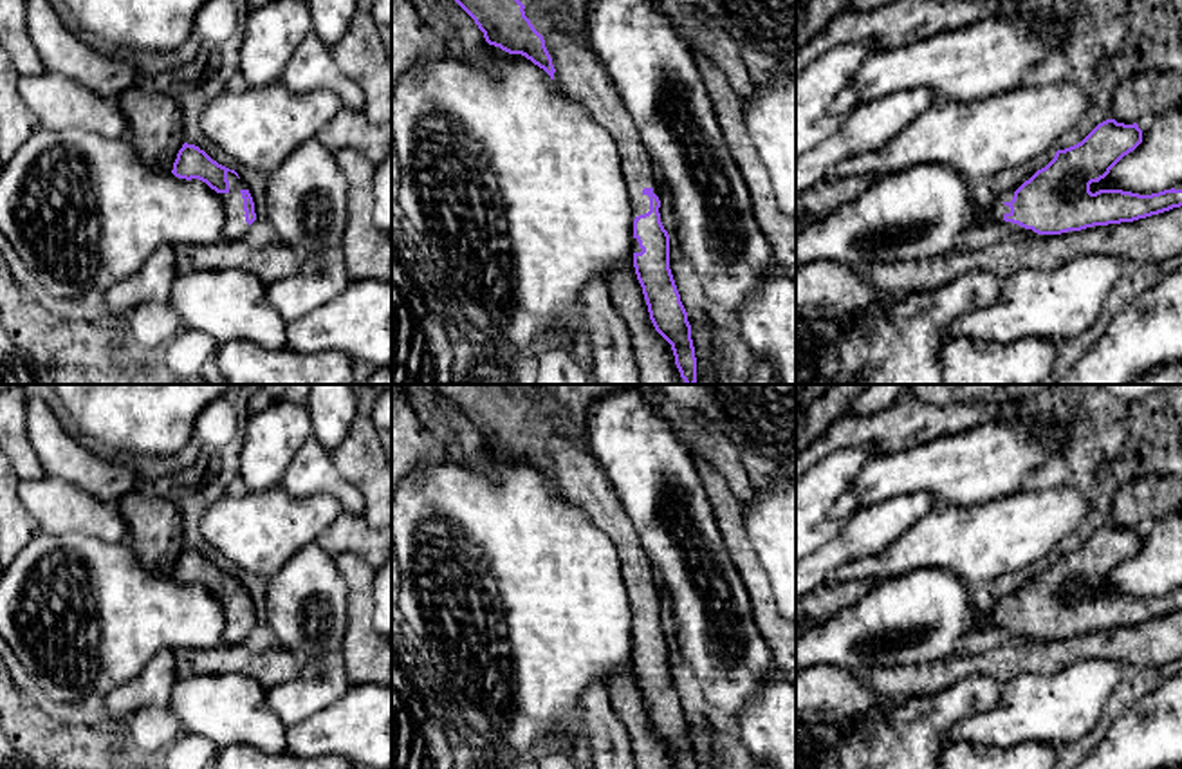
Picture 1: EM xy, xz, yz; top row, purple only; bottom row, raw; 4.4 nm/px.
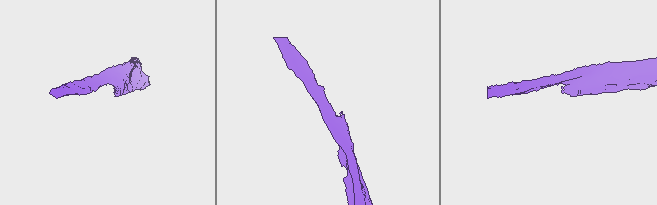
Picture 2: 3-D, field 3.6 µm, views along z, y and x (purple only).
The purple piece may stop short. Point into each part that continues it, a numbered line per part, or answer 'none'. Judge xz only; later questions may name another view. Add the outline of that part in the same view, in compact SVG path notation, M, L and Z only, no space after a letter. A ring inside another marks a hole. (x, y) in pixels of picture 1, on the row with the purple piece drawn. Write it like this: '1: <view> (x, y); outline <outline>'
1: xz (578, 76); outline M520 0L525 5L525 16L531 20L534 29L543 36L545 47L552 58L556 69L554 81L558 90L568 99L579 103L601 128L605 128L621 157L623 179L626 182L626 193L630 197L630 206L635 217L650 211L650 197L642 193L644 188L651 188L657 195L655 186L655 164L650 159L646 146L641 141L637 126L623 105L621 96L615 90L615 85L610 79L610 74L605 63L596 60L594 49L588 45L586 36L581 36L570 29L565 22L561 11L549 0Z

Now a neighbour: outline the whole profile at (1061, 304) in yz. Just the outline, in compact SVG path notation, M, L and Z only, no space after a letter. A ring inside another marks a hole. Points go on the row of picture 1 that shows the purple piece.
M1079 256L1056 271L1020 271L1002 280L996 303L958 316L949 339L1011 345L1025 338L1050 341L1083 334L1130 265L1117 256Z

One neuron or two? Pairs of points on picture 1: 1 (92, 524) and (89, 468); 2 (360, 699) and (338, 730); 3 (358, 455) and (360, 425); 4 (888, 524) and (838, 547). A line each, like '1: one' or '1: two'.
1: two
2: one
3: one
4: one

